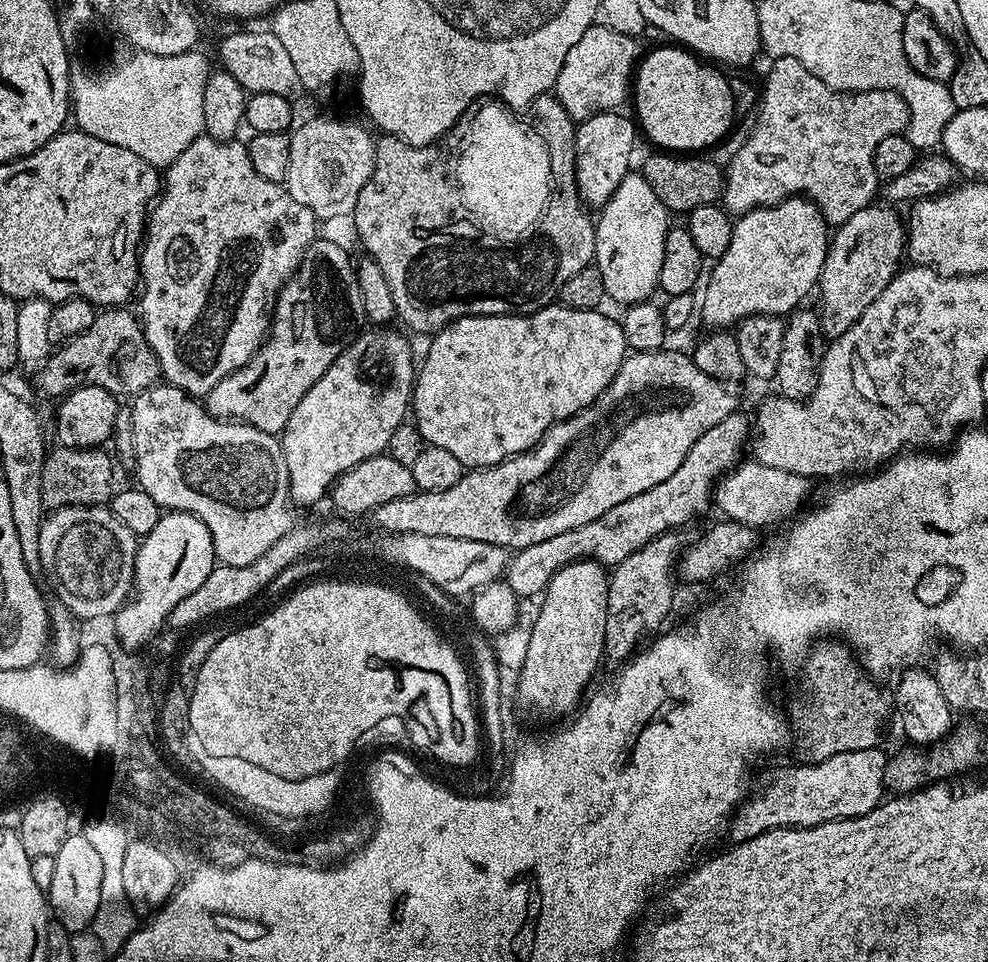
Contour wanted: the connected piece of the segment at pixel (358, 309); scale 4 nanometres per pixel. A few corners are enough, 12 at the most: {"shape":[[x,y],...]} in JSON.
{"shape":[[317,238],[260,349],[206,397],[283,433],[365,323],[356,264]]}

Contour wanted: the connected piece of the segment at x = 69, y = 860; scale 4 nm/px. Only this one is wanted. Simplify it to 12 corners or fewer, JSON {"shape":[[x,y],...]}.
{"shape":[[83,834],[54,856],[46,899],[70,934],[91,929],[102,857]]}

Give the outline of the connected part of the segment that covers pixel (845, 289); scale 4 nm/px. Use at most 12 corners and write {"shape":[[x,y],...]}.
{"shape":[[869,206],[831,233],[825,337],[846,334],[906,256],[905,221]]}

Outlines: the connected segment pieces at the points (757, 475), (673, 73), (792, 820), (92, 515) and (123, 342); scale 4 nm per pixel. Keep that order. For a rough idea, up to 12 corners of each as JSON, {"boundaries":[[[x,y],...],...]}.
{"boundaries":[[[748,458],[720,477],[721,517],[760,530],[809,503],[807,476]],[[683,47],[634,72],[634,116],[676,154],[711,149],[736,116],[729,77]],[[877,746],[778,769],[733,811],[727,839],[870,814]],[[108,506],[53,508],[43,571],[80,622],[115,617],[136,533]],[[112,306],[39,369],[63,398],[84,384],[144,392],[160,363],[135,311]]]}

